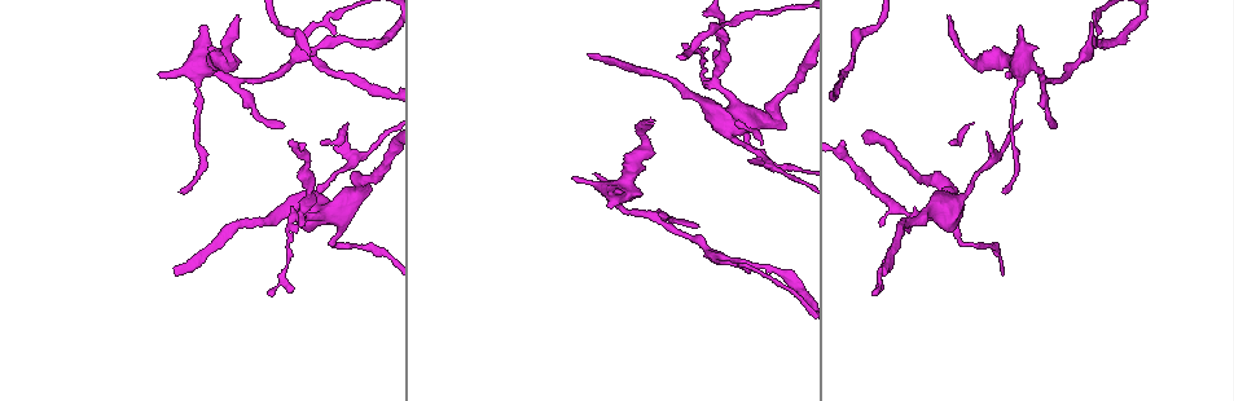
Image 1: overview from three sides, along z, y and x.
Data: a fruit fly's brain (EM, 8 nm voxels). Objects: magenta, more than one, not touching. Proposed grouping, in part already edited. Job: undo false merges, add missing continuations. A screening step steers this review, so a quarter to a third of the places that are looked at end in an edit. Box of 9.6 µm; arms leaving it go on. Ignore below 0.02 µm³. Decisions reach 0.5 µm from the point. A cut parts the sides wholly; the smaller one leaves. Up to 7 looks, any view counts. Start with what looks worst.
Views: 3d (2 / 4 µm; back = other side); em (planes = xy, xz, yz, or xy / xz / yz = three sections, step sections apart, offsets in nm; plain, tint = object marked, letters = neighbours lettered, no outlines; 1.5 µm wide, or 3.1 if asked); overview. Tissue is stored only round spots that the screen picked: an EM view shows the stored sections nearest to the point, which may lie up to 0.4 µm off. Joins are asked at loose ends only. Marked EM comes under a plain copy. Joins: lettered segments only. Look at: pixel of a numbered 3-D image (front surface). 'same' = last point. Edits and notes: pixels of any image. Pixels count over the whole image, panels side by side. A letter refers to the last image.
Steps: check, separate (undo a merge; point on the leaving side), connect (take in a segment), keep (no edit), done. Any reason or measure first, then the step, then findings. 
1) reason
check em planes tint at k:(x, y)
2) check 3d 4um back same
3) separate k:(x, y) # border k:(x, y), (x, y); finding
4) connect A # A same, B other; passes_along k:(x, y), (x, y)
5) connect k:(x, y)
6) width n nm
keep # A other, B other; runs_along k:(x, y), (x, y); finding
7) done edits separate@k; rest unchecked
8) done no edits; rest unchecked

an open end
check em planes letters at 1:(176, 275)

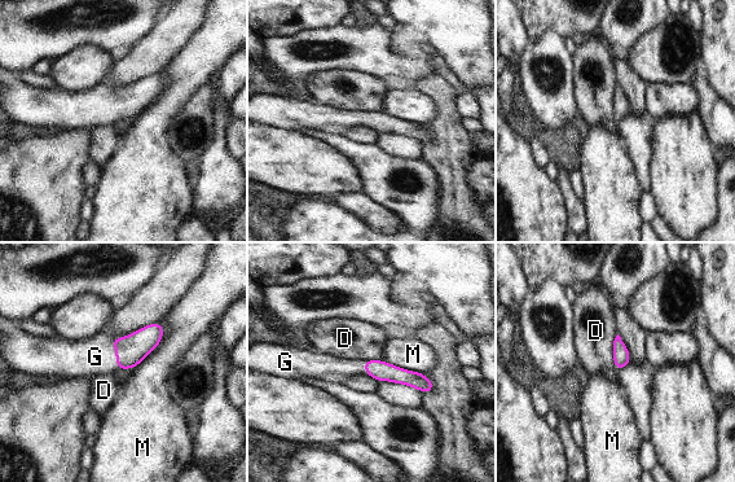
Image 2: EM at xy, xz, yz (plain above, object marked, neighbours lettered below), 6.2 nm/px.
connect G # D other, G same, M other; passes_along 2:(131, 350), (115, 353), (95, 356); it goes on there

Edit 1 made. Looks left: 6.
an open end
check em planes letters at 1:(950, 17)

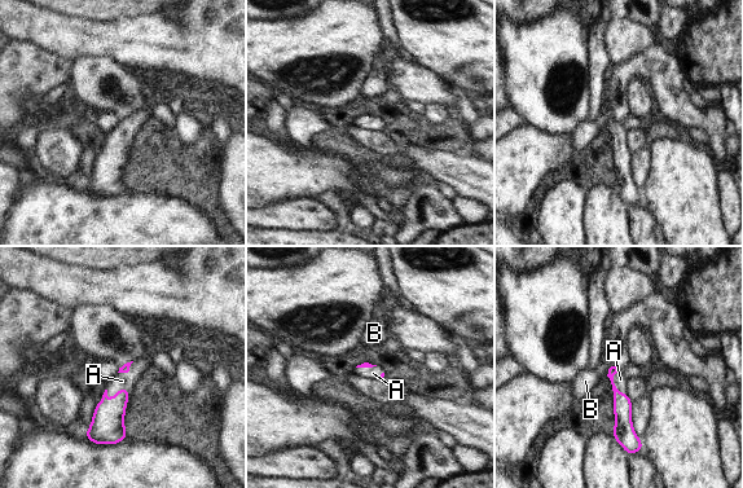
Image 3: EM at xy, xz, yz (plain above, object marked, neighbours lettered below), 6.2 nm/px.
connect A # A same, B other; passes_along 3:(108, 423), (115, 392), (122, 381); the neuron continues

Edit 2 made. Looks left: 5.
check em yz step 4 tint at 1:(873, 295)

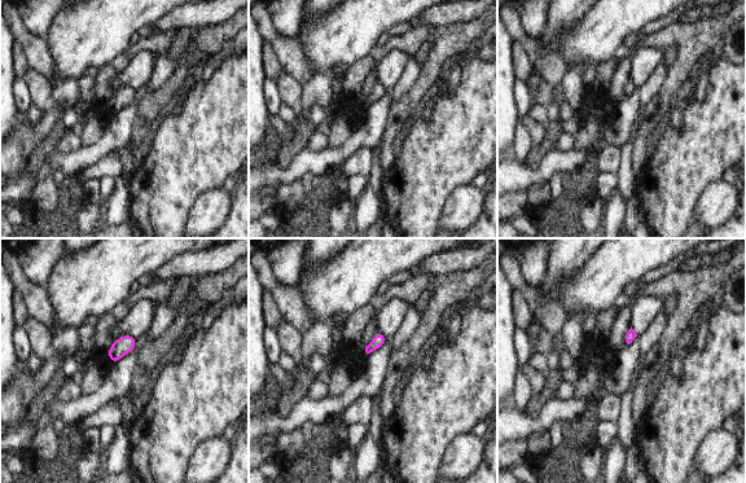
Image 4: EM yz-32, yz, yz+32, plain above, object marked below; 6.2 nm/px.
check em planes letters same

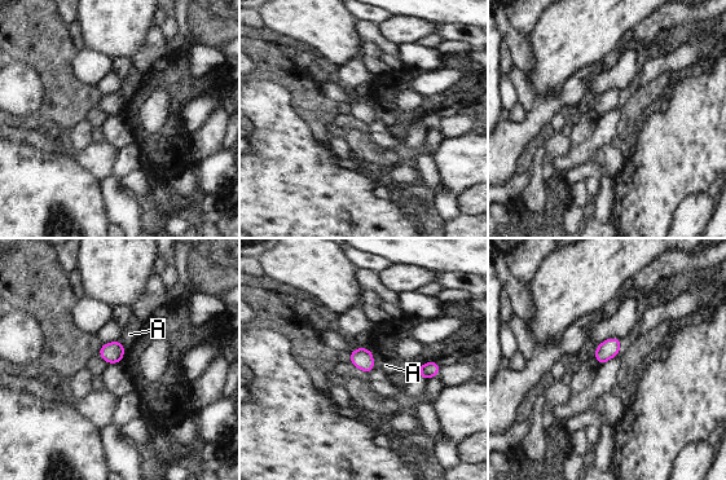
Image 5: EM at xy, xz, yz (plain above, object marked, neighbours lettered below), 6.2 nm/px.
width 120 nm
keep # A other; border 5:(372, 351), (375, 366); no lettered segment goes on from it

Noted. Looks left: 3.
done edits connect@2, connect@3; rest unchecked

